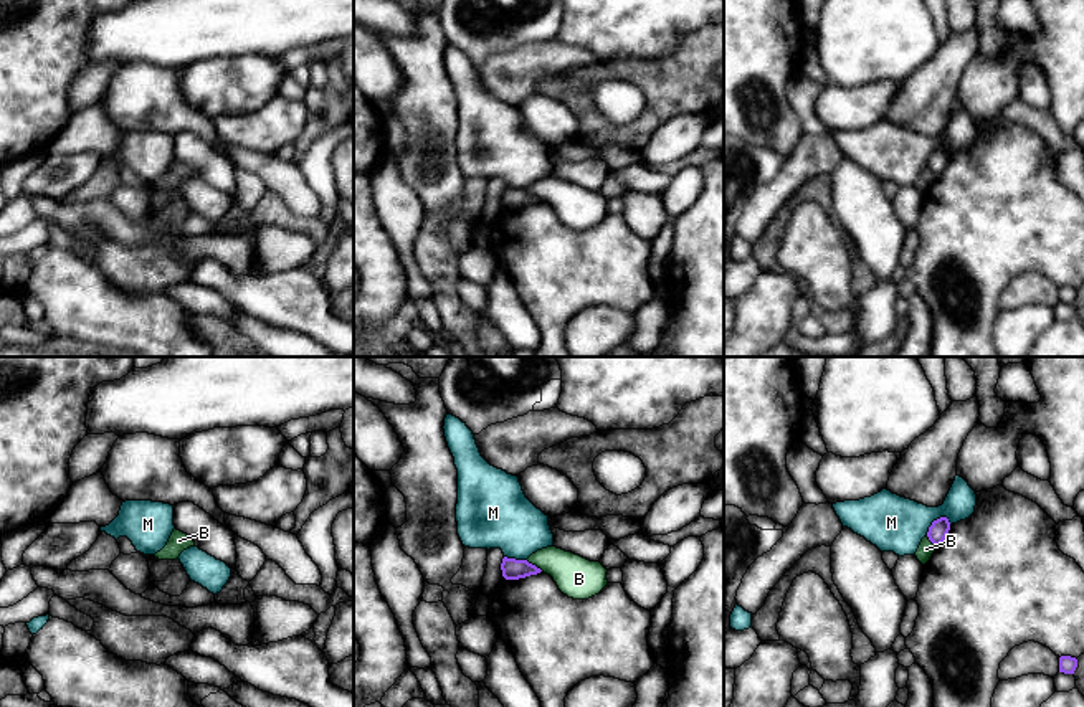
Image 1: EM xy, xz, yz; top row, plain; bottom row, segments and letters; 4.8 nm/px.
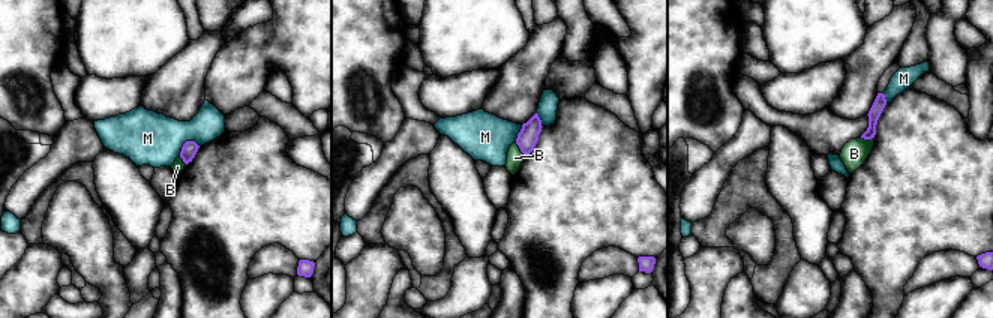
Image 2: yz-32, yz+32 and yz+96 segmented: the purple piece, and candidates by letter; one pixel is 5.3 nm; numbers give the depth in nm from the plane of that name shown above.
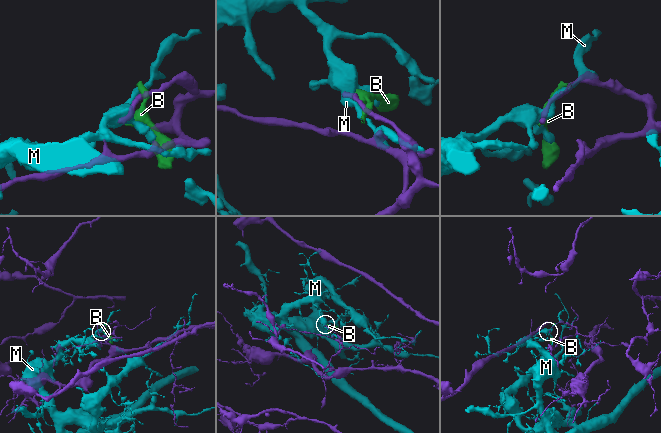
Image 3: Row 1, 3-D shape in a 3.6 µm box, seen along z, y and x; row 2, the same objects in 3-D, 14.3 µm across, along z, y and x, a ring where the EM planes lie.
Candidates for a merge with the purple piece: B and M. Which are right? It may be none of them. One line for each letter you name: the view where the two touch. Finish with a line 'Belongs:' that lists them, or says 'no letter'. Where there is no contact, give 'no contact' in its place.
B: contact in xz
Belongs: B

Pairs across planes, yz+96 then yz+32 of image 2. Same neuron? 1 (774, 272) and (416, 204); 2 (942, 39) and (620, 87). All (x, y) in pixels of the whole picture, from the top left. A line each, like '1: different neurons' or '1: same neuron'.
1: different neurons
2: same neuron

